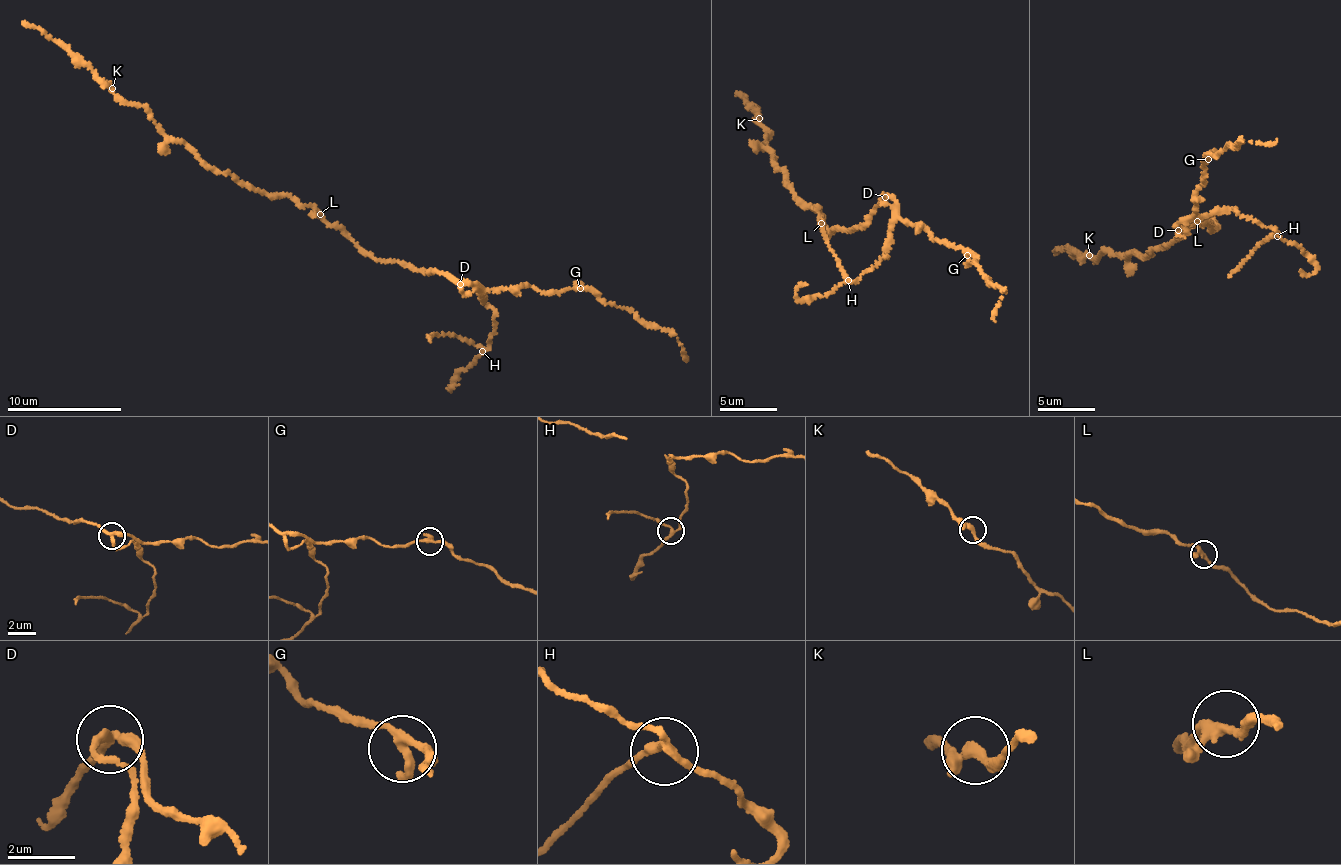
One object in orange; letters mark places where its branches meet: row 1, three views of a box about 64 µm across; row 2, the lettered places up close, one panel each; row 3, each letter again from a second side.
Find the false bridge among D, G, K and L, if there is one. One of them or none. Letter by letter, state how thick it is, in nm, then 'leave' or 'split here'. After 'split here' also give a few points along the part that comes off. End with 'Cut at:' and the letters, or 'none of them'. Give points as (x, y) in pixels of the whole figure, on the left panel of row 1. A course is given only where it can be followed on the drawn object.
D: 280 nm | split here | (459, 283), (467, 295), (476, 289), (494, 310), (488, 348), (474, 345), (453, 333), (435, 334), (429, 341)
G: 240 nm | leave
K: 240 nm | leave
L: 240 nm | leave
Cut at: D

